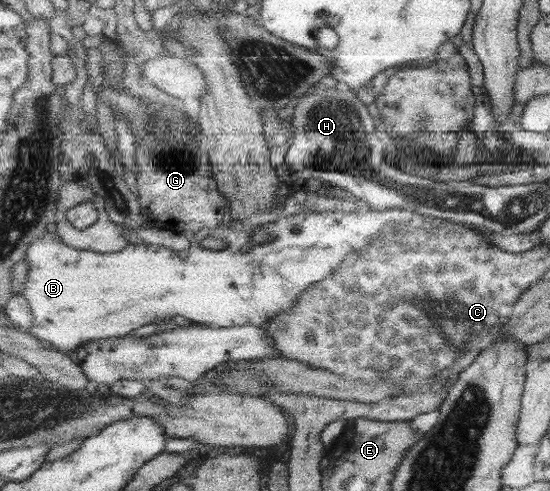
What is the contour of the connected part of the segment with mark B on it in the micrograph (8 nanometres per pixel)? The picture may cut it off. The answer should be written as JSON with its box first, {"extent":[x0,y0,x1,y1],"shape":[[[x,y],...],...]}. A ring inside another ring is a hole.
{"extent":[21,209,453,353],"shape":[[[395,209],[395,211],[366,211],[359,210],[353,212],[339,212],[339,211],[313,211],[301,212],[295,214],[294,216],[279,216],[276,219],[264,219],[261,224],[255,224],[255,226],[250,224],[242,224],[240,230],[233,230],[228,226],[219,226],[215,229],[205,228],[201,231],[195,232],[192,240],[191,247],[189,249],[189,254],[186,258],[181,259],[177,255],[177,251],[174,249],[163,247],[162,245],[155,244],[130,244],[121,251],[115,253],[105,253],[89,251],[77,247],[71,247],[69,244],[65,243],[58,232],[50,233],[45,232],[41,237],[38,237],[36,241],[30,245],[28,249],[28,254],[26,261],[29,263],[30,270],[27,274],[27,280],[23,285],[21,293],[28,299],[33,312],[33,327],[29,327],[27,330],[30,337],[38,342],[46,344],[48,347],[53,349],[61,350],[62,352],[73,353],[81,346],[86,343],[105,339],[105,338],[122,338],[130,335],[131,331],[139,329],[139,327],[145,327],[145,325],[151,325],[151,323],[162,325],[163,319],[171,319],[175,315],[181,315],[189,320],[193,324],[197,325],[212,325],[214,327],[235,327],[241,325],[253,324],[257,327],[265,326],[266,323],[276,315],[283,312],[288,312],[293,306],[297,305],[301,294],[309,287],[309,283],[315,283],[315,281],[321,281],[325,277],[329,277],[335,269],[337,269],[341,262],[352,252],[351,249],[365,249],[379,233],[385,225],[389,223],[411,223],[412,226],[425,227],[425,229],[432,230],[435,226],[448,226],[453,223],[449,219],[439,219],[437,217],[423,217],[423,215],[417,215],[413,211],[407,211],[405,209]],[[259,230],[267,230],[272,235],[272,241],[266,241],[265,243],[254,243],[252,241],[252,235]],[[206,237],[216,237],[217,239],[222,239],[226,241],[227,247],[222,250],[215,250],[205,248],[202,246],[202,241]]]}

